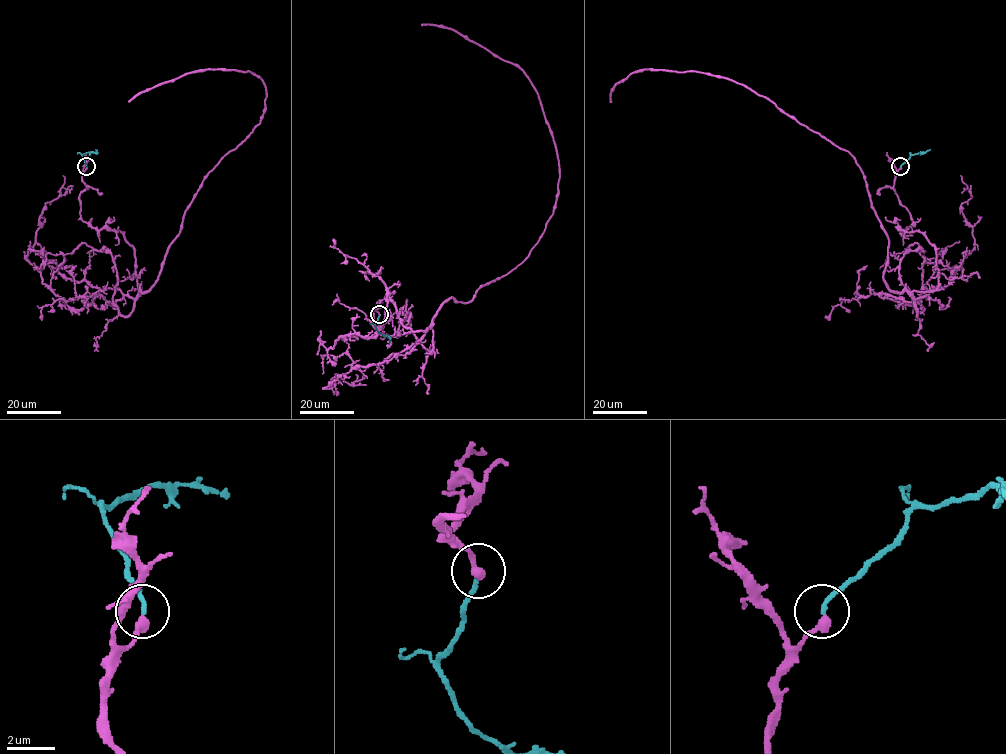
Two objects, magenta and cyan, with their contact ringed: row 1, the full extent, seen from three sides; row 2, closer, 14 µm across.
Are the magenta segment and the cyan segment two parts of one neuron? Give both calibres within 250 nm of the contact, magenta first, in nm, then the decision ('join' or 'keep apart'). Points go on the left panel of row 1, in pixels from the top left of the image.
calibres 360 and 180 nm; join

